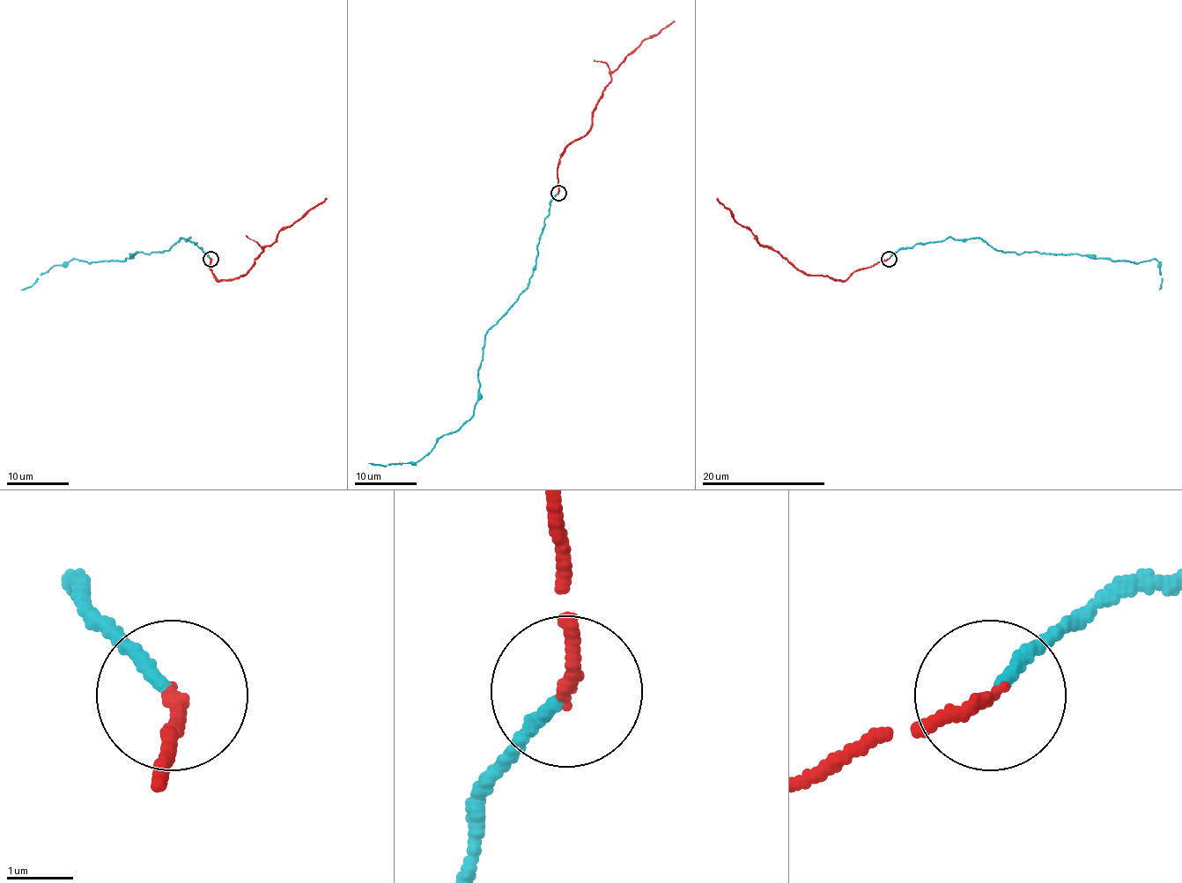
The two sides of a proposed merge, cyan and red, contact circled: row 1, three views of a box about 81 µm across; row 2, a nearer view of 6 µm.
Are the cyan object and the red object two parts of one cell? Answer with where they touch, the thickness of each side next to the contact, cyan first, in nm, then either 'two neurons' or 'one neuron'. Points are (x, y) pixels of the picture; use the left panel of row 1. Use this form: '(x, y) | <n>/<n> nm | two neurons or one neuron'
(210, 259) | 190/190 nm | one neuron

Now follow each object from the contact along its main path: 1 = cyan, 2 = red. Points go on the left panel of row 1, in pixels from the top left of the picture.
1: (210, 257), (189, 237), (180, 239), (168, 250), (131, 254), (123, 261), (74, 259), (54, 265), (21, 290)
2: (210, 259), (210, 268), (217, 281), (242, 275), (262, 250), (326, 197)

